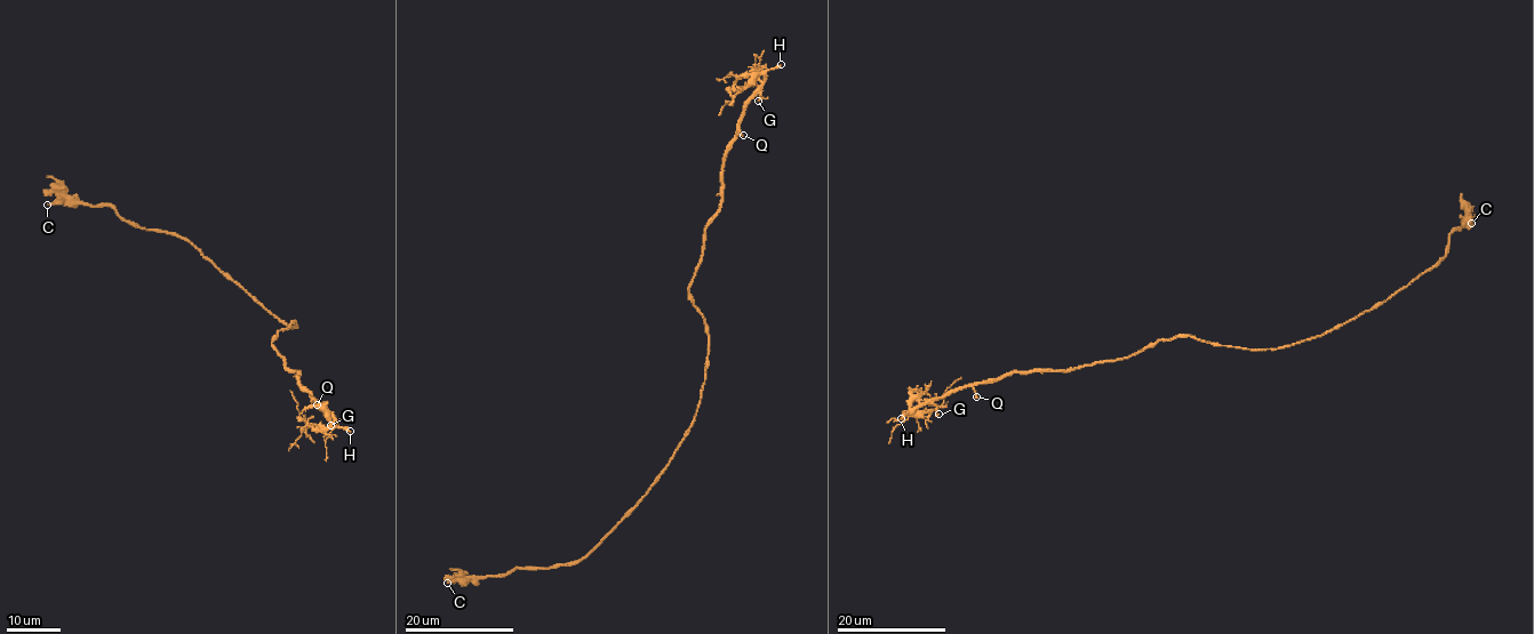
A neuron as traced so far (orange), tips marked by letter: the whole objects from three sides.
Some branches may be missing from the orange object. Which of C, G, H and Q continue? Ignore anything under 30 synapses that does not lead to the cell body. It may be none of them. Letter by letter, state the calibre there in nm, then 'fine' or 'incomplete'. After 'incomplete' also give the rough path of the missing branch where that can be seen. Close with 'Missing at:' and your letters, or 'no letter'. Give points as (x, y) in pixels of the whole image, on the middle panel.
C: 200 nm thick; fine
G: 110 nm thick; fine
H: 280 nm thick; incomplete
Q: 180 nm thick; fine
Missing at: H

